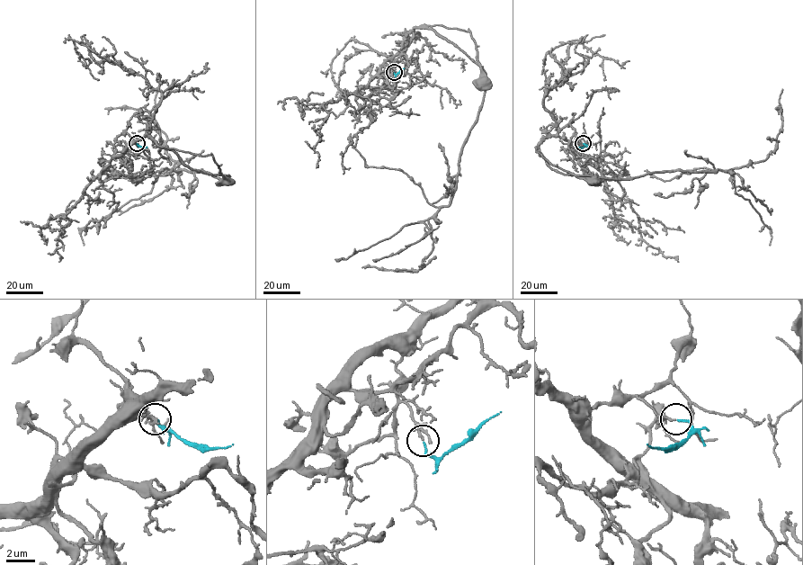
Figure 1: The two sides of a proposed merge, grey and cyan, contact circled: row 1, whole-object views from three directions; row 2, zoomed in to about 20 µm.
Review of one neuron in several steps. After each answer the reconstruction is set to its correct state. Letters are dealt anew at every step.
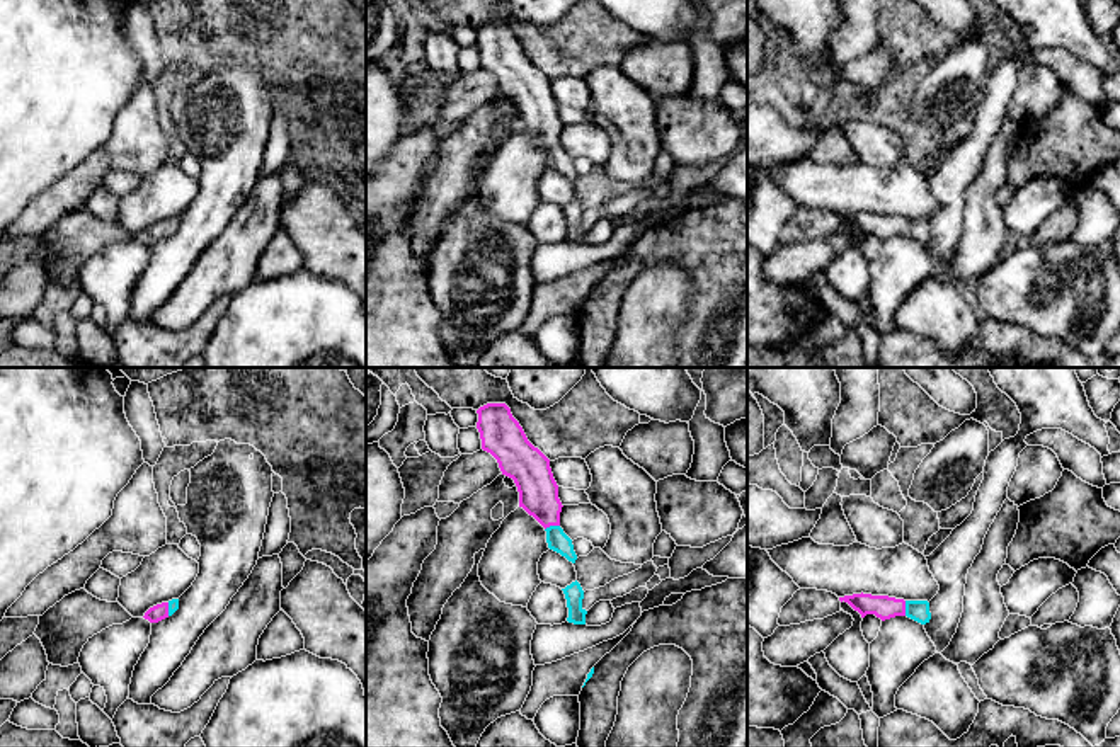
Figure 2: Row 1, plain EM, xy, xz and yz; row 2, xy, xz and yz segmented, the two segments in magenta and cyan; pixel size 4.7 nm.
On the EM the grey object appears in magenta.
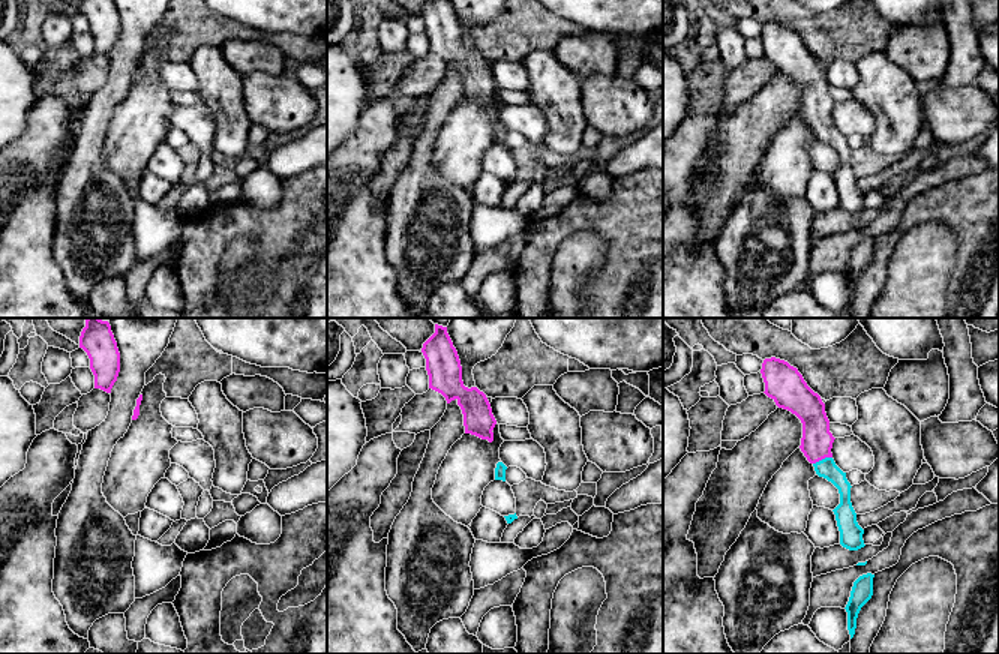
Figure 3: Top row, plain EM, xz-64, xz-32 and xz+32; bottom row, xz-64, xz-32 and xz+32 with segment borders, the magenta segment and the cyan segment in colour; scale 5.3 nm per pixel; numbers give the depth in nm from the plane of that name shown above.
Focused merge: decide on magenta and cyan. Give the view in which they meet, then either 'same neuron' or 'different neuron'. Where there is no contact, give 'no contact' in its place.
meets magenta in xz; same neuron

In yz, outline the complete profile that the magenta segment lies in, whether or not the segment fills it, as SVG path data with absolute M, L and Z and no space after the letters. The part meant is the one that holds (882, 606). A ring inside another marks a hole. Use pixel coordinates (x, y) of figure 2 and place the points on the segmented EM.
M853 594L839 597L839 601L848 602L854 611L865 618L866 614L875 614L882 621L907 616L921 624L929 623L929 602L928 601L904 601L889 596L871 596L871 594Z

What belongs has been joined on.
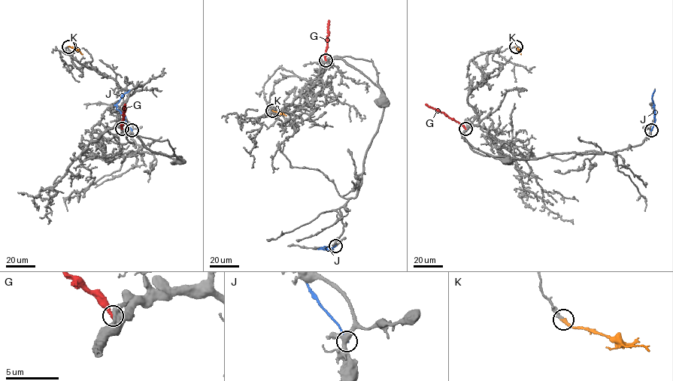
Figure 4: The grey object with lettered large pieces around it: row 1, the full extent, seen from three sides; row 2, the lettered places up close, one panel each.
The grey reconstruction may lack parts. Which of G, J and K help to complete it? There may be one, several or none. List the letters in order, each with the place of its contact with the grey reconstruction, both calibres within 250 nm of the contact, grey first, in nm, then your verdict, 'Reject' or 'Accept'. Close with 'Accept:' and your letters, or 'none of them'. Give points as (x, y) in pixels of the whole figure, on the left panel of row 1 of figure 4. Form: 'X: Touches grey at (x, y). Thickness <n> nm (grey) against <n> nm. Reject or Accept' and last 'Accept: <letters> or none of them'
G: Touches grey at (122, 128). Thickness 550 nm (grey) against 420 nm. Reject
J: Touches grey at (131, 130). Thickness 440 nm (grey) against 190 nm. Reject
K: Touches grey at (68, 46). Thickness 320 nm (grey) against 320 nm. Accept
Accept: K

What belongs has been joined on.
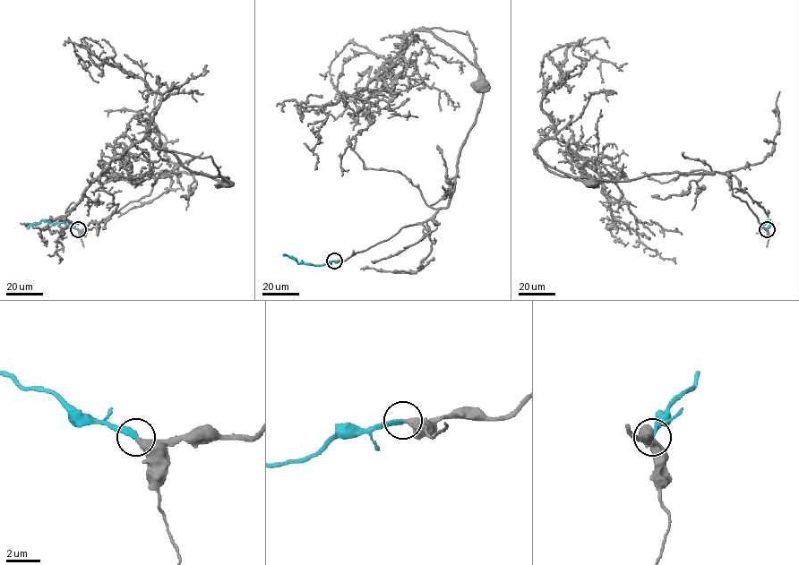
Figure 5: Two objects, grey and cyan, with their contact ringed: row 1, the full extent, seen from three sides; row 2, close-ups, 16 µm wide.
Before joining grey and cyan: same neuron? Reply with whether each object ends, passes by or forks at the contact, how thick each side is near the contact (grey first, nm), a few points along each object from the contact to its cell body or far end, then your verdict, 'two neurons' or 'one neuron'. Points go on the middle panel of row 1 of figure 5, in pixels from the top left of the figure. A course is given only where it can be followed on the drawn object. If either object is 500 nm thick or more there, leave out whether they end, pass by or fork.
grey ends | cyan ends | 400/260 nm | grey via (334, 261), (346, 261), (446, 208), (459, 149), (475, 120), (483, 86) | cyan via (334, 261), (313, 265), (299, 263), (283, 254) | one neuron

